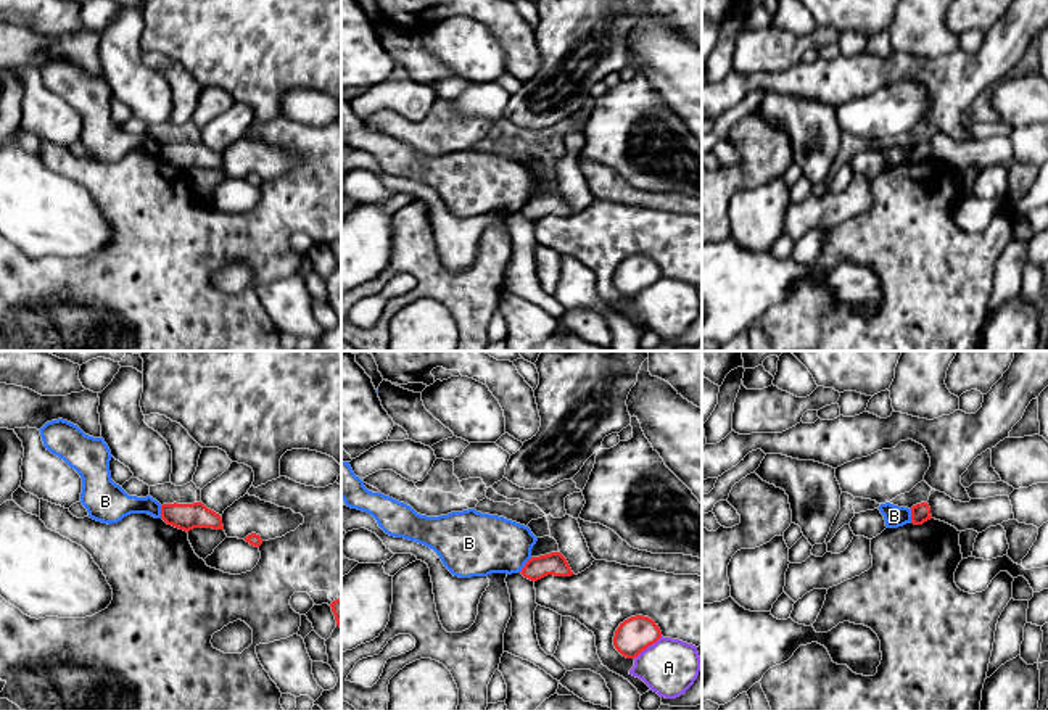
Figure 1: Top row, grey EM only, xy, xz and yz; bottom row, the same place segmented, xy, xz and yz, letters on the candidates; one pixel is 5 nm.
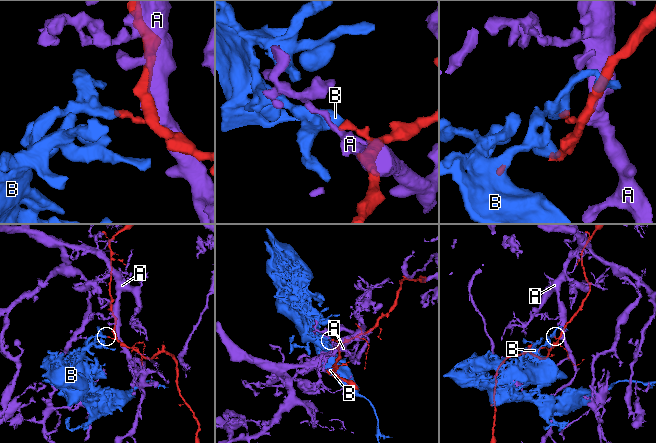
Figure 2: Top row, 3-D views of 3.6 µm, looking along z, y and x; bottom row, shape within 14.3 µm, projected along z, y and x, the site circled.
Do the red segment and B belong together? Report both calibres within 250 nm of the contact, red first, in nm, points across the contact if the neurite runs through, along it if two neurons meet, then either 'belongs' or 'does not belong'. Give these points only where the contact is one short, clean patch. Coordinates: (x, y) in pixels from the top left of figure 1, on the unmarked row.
110 nm thick on the red side, 300 nm on the other; border along xz (532, 197), (520, 211); does not belong

